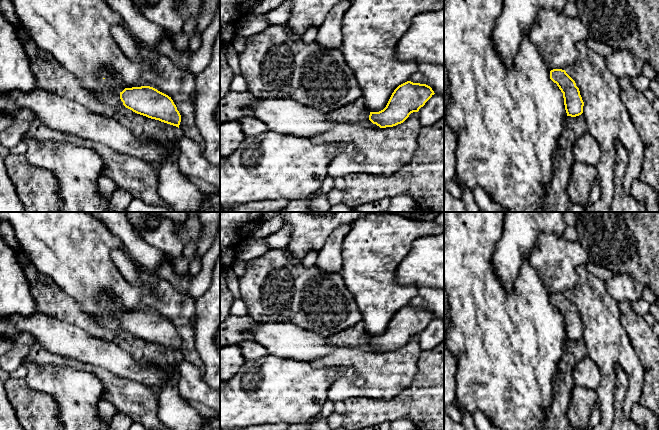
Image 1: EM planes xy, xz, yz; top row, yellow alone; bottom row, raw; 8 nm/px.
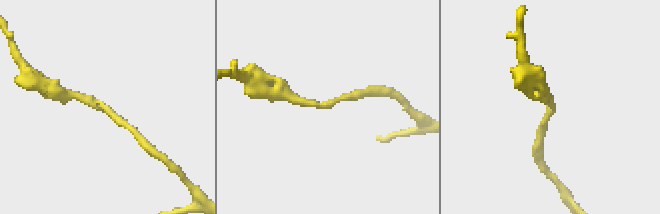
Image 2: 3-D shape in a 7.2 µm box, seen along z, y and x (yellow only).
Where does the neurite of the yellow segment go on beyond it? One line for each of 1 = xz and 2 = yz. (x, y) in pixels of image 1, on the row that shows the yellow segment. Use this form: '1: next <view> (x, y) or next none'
1: next none
2: next none

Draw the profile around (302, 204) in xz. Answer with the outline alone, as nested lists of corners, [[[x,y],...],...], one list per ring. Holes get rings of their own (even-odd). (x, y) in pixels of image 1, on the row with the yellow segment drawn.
[[[318,192],[312,196],[305,197],[305,198],[289,200],[289,204],[285,208],[275,212],[310,212],[310,209],[309,209],[310,201],[314,198],[315,195],[318,195],[318,194],[320,193]]]

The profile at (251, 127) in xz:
[[[243,117],[239,122],[245,137],[255,137],[269,130],[263,122],[254,117]]]

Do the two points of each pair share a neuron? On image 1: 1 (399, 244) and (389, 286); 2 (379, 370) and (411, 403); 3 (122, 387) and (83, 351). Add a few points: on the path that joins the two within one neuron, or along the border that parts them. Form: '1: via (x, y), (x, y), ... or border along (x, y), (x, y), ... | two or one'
1: via (389, 254), (389, 276) | one
2: border along (415, 374), (395, 396), (377, 398) | two
3: border along (81, 362), (109, 370), (113, 374), (125, 378) | two

